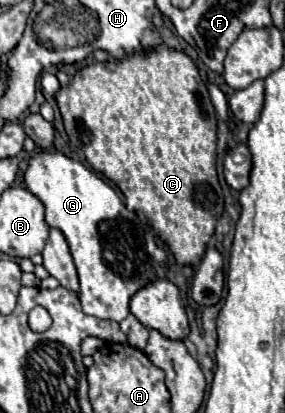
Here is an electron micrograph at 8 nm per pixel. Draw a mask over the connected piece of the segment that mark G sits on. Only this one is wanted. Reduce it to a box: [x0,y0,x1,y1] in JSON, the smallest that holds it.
[24,152,168,322]

